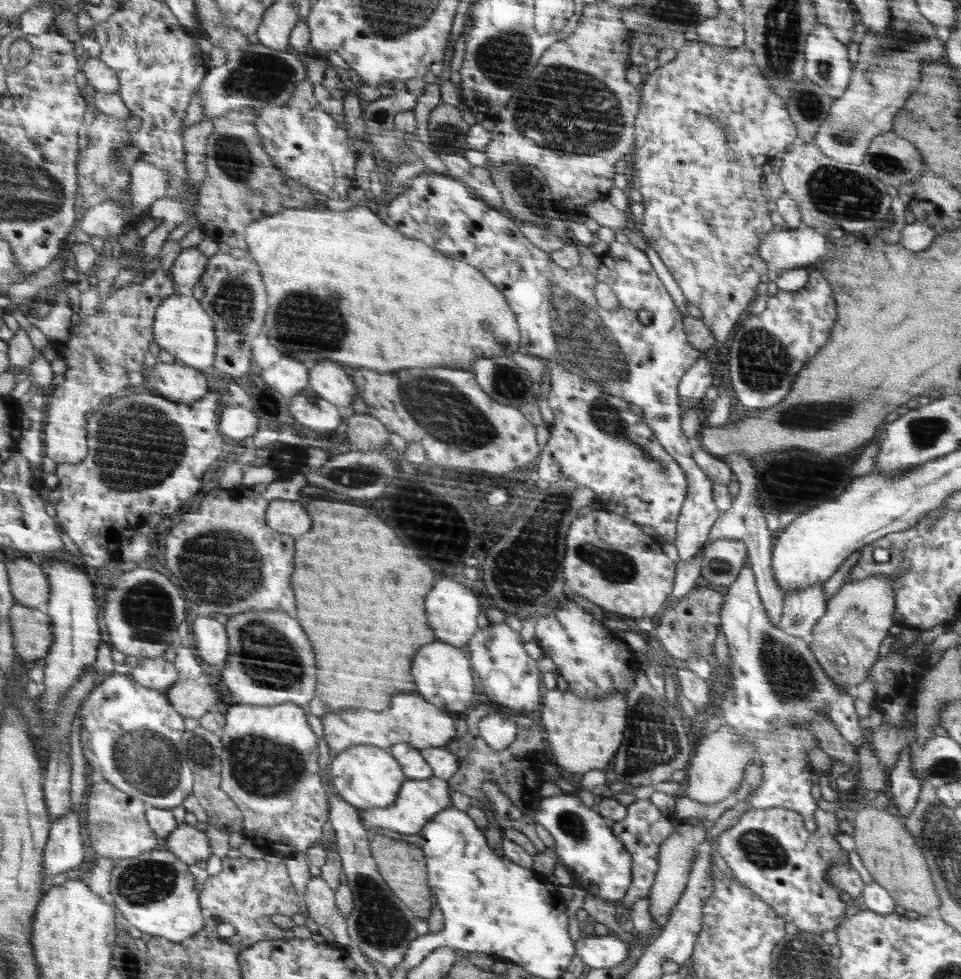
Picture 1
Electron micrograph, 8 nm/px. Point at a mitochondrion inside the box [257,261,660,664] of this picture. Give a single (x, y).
(527, 579)

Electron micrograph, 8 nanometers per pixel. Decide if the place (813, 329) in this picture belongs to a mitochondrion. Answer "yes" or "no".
no

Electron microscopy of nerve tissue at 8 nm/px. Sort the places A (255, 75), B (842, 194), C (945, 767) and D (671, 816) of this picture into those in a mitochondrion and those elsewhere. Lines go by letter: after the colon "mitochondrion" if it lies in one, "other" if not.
A: mitochondrion
B: mitochondrion
C: mitochondrion
D: other

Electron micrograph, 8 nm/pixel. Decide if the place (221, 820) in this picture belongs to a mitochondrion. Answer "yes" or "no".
no

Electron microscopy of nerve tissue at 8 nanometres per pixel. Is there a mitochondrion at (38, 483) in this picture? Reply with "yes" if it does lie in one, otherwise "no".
no

